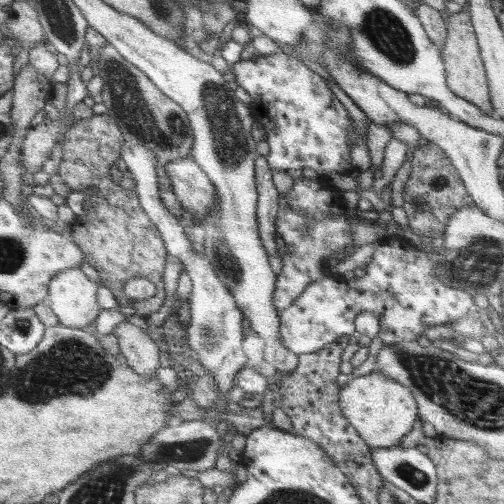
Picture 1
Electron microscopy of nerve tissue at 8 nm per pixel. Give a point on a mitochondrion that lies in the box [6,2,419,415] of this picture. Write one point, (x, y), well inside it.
(125, 97)

